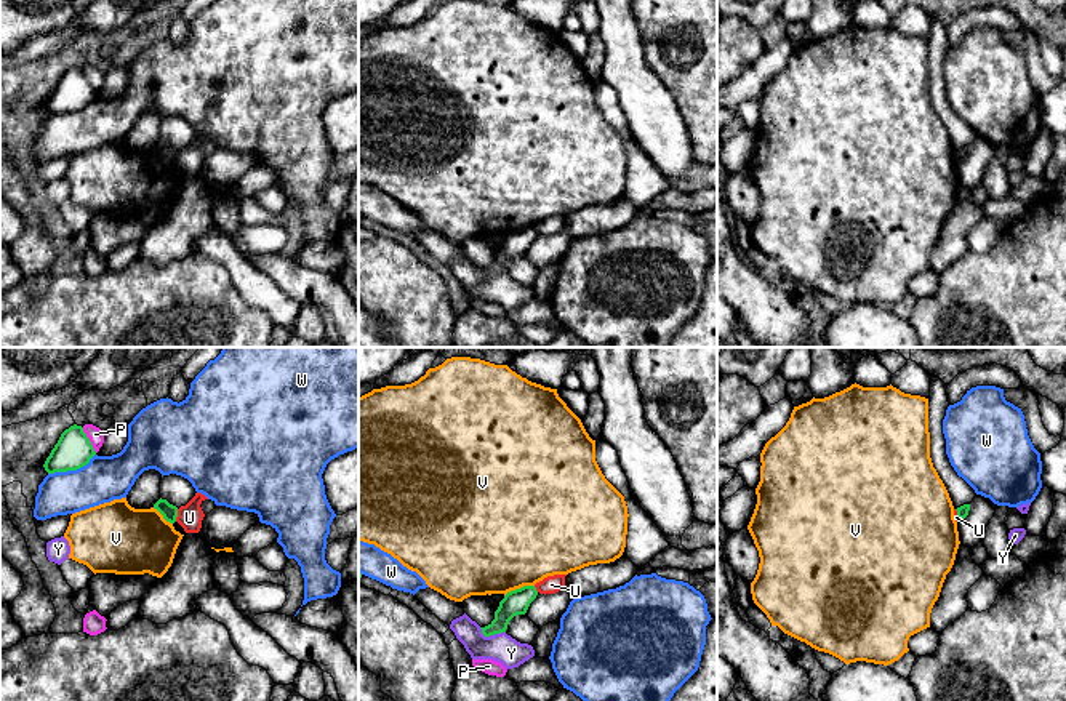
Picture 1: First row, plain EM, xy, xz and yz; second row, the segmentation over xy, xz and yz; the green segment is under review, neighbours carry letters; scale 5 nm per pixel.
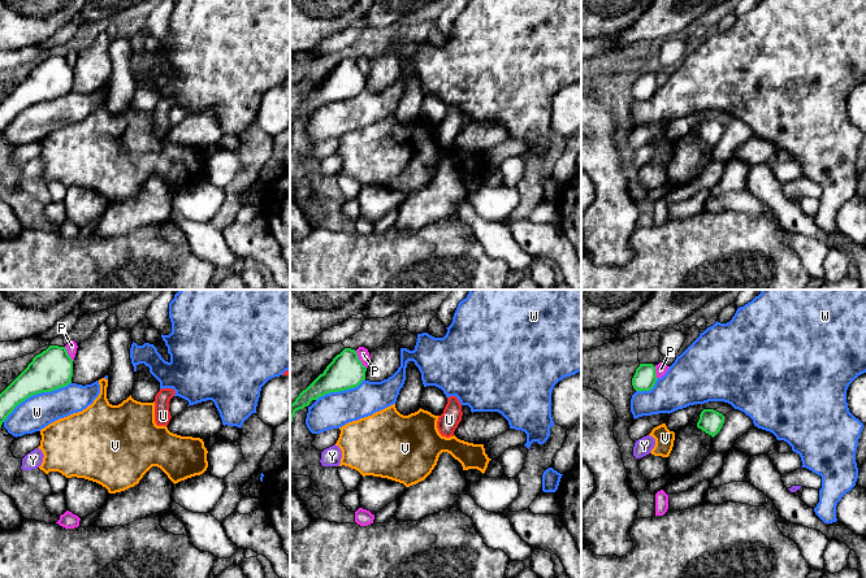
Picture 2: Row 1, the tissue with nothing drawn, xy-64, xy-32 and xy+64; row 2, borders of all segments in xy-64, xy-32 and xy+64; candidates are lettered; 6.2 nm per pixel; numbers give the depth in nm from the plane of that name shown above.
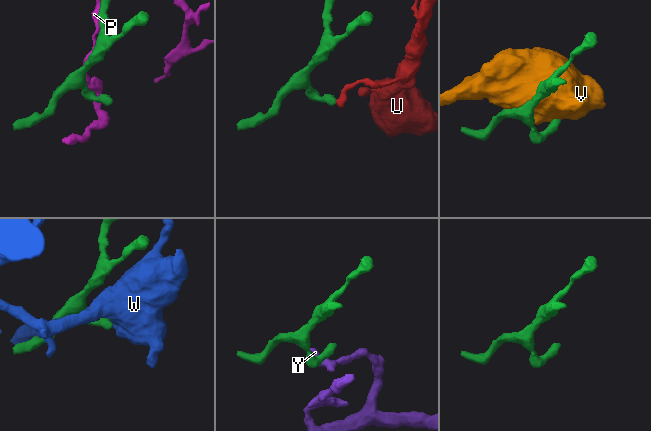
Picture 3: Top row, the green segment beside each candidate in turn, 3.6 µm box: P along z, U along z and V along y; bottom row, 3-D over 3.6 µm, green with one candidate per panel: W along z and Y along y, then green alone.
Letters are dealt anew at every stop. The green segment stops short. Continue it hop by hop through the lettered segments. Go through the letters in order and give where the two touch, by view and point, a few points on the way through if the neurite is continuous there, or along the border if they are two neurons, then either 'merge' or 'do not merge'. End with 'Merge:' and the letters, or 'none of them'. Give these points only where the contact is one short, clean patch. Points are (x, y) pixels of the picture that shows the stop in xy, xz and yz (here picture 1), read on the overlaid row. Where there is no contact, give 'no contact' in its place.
P: meets green in xy at (88, 440); do not merge
U: meets green in xy at (176, 516); border along xy (178, 509), (175, 520); do not merge
V: meets green in xz at (520, 588); do not merge
W: meets green in xy at (72, 469); do not merge
Y: meets green in xz at (492, 634); do not merge
Merge: none of them

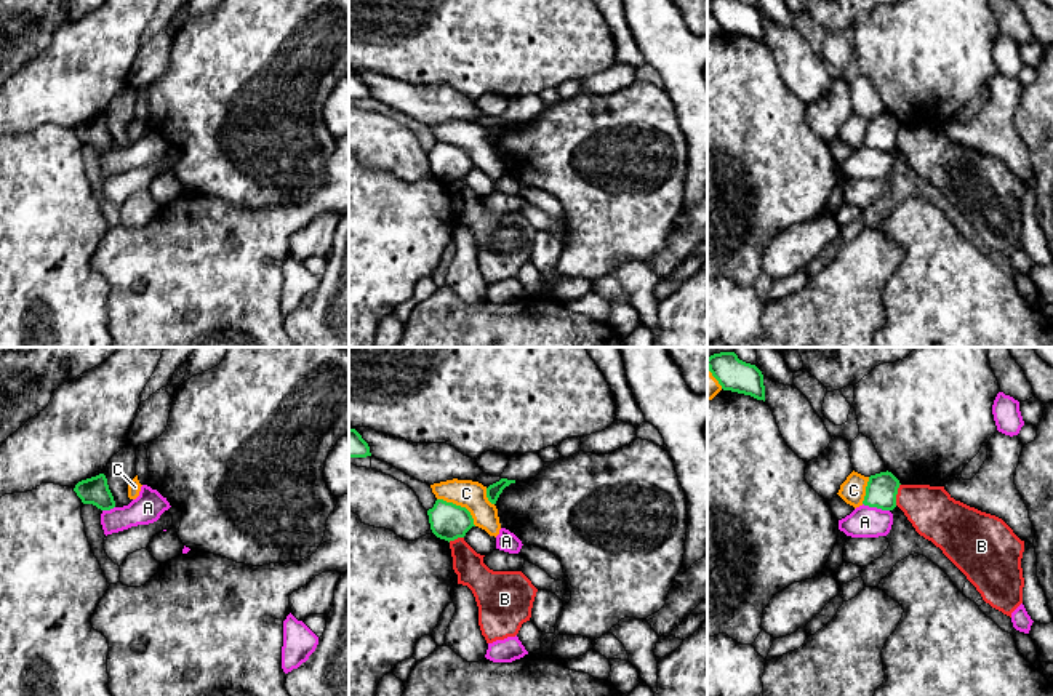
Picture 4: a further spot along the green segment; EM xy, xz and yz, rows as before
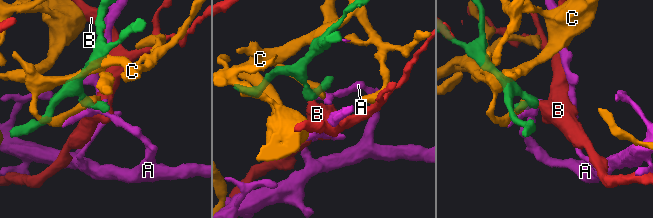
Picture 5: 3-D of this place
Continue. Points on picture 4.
A: meets green in yz at (876, 506); do not merge
B: meets green in yz at (896, 493); border along yz (900, 484), (895, 504); do not merge
C: meets green in xz at (460, 506); do not merge
Merge: none of them

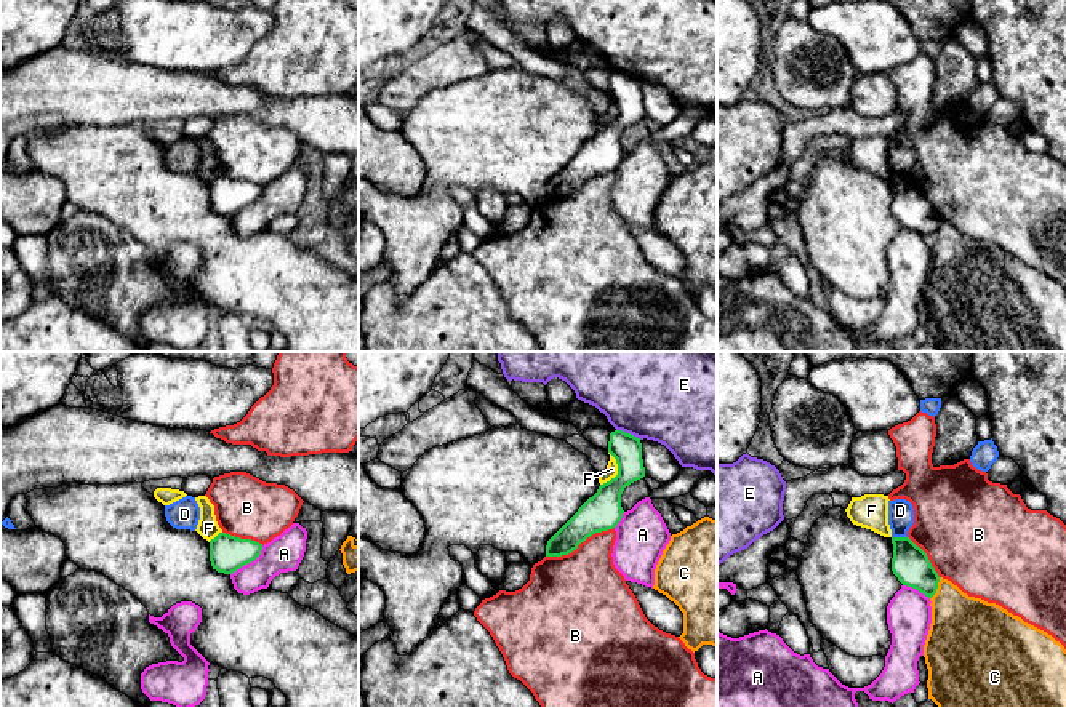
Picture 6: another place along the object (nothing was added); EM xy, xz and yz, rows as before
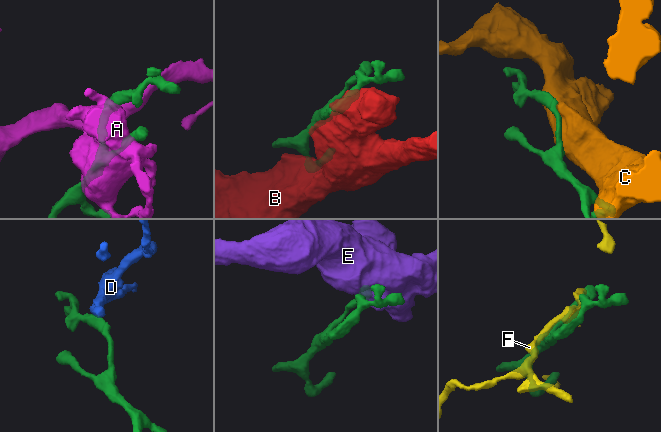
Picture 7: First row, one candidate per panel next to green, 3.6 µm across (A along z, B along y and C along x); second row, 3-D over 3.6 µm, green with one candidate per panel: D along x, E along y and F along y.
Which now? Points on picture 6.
A: meets green in xy at (248, 562); do not merge
B: meets green in xz at (580, 543); do not merge
C: meets green in yz at (937, 587); do not merge
D: meets green in yz at (900, 538); border along yz (892, 536), (906, 538); do not merge
E: meets green in xz at (629, 434); do not merge
F: meets green in xz at (618, 471); do not merge
Merge: none of them

